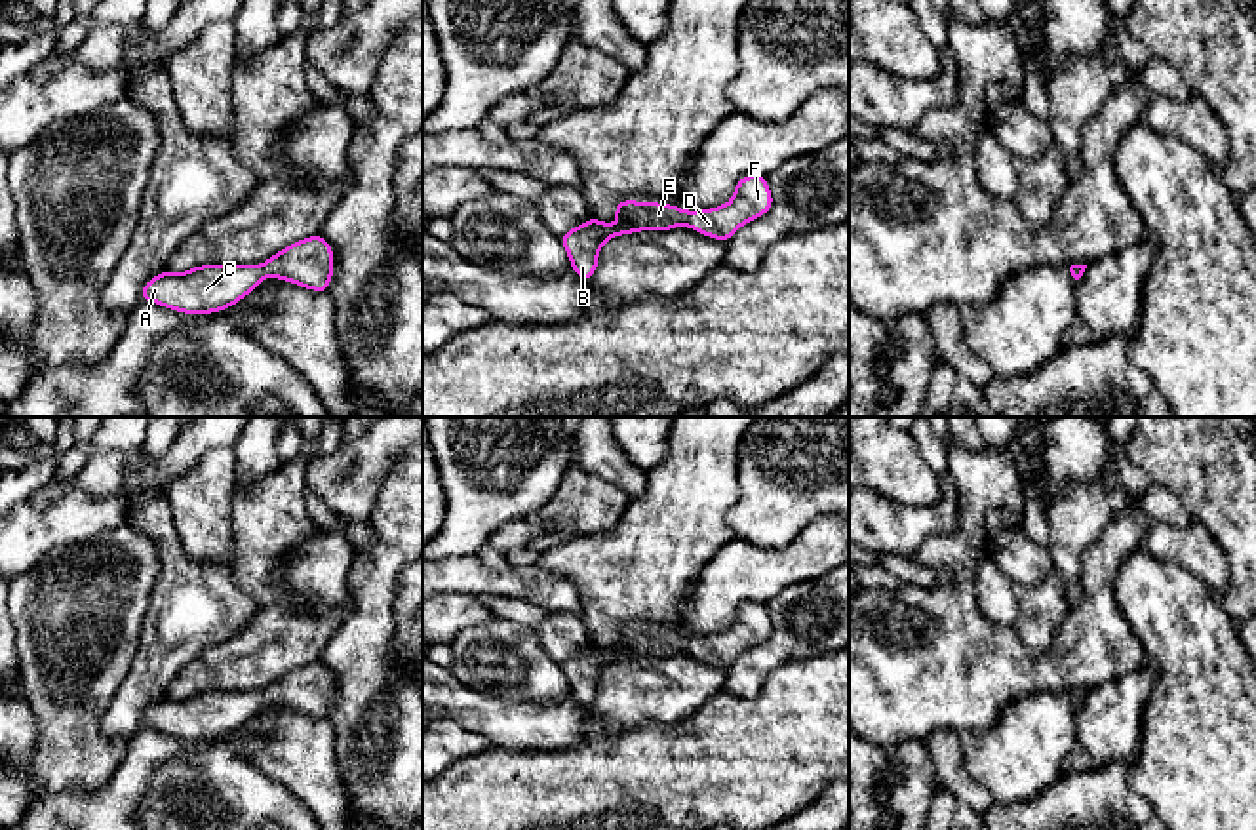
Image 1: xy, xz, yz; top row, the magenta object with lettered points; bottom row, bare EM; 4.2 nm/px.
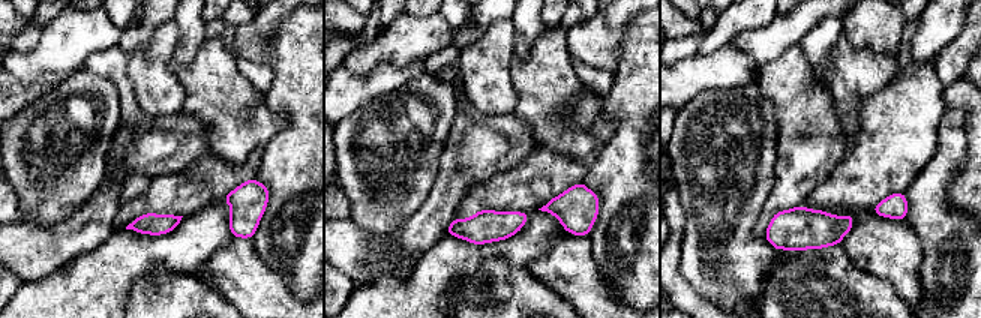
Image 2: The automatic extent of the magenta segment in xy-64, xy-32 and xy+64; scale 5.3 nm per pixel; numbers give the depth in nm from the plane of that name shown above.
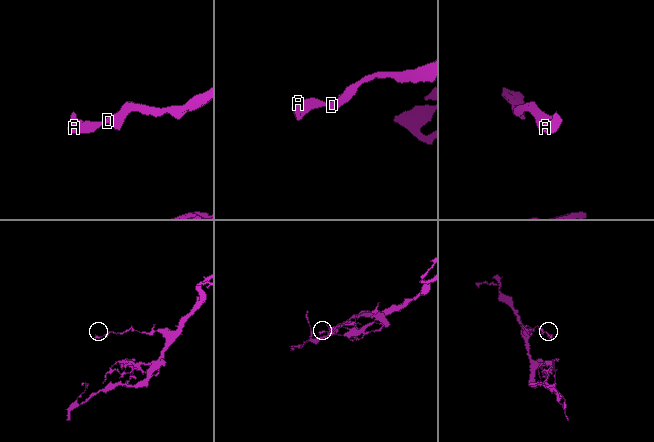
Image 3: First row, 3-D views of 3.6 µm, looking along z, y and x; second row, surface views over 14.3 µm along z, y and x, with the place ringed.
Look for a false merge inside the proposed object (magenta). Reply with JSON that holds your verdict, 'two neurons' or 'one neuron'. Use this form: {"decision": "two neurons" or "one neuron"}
{"decision": "one neuron"}

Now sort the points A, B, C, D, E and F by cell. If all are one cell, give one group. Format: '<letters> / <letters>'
A B C D E F

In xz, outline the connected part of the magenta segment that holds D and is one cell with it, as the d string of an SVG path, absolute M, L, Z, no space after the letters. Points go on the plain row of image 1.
M744 602L733 624L725 632L700 638L685 638L672 630L624 626L615 630L617 651L590 643L571 655L559 666L571 685L571 695L582 706L590 706L598 693L601 672L613 664L639 657L670 657L689 653L704 662L727 668L744 649L765 642L773 622L765 603Z

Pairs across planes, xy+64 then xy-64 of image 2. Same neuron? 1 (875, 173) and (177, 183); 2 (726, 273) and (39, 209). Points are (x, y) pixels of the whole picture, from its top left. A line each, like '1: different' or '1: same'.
1: same
2: same

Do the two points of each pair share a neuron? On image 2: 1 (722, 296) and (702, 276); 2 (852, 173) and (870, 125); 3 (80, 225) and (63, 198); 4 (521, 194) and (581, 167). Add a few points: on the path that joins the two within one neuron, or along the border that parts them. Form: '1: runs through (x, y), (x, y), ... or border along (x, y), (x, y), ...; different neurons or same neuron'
1: runs through (717, 291), (707, 281); same neuron
2: runs through (864, 161), (869, 156), (869, 137); same neuron
3: border along (74, 213), (62, 221), (41, 227); different neurons
4: runs through (536, 180), (543, 174), (566, 171); same neuron

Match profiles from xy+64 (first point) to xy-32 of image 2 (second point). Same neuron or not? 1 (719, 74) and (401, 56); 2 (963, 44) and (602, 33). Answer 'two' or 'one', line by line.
1: two
2: one

